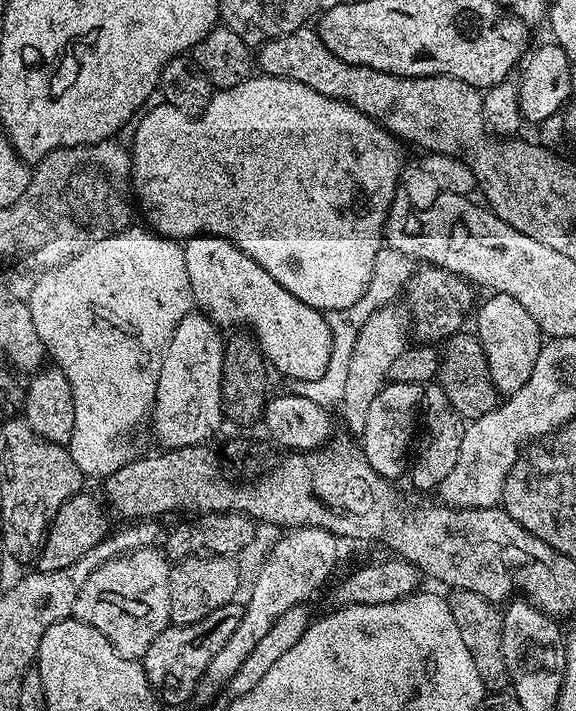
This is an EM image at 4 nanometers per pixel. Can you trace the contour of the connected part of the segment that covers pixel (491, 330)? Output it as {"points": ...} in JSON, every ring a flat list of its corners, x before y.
{"points":[[498,292,487,298,489,300,484,305,481,303,475,309,474,334,482,342,490,378,497,393,507,398,522,390,526,382,530,382,534,374,534,362,538,362,538,354,542,347,542,333,538,322,534,322,534,318,530,318,530,313,515,298,510,298,510,294]]}

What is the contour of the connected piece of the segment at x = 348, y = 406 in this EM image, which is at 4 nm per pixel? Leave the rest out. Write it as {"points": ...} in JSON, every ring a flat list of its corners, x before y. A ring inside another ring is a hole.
{"points":[[388,304,368,316,368,321,360,328,352,353,347,353,344,366,344,385,338,411,344,415,344,424,356,434,363,433,366,417,370,415,370,405,374,398,389,383,390,362,398,358,410,344,410,317,403,307]]}

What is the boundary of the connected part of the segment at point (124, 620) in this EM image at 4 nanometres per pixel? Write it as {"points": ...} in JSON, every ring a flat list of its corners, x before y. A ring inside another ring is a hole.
{"points":[[153,546,128,552,125,556,119,556,106,561,76,592,76,601,72,616,84,624,94,626,94,630,101,632,106,639,118,650,120,656,131,660,143,658,150,642,162,634,164,628,169,627,172,615,170,614,170,574,172,568,167,556,159,547]]}

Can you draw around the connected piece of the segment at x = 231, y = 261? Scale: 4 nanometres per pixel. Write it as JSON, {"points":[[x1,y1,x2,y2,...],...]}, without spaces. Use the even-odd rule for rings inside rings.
{"points":[[194,236,183,241,182,247,192,298,199,311,221,329,232,330,239,326,251,332,269,365,295,382,322,378,322,374,328,372,334,348,332,328,325,313,314,306,306,306,306,302,294,298,290,290,278,286,254,258,228,240,217,236]]}

